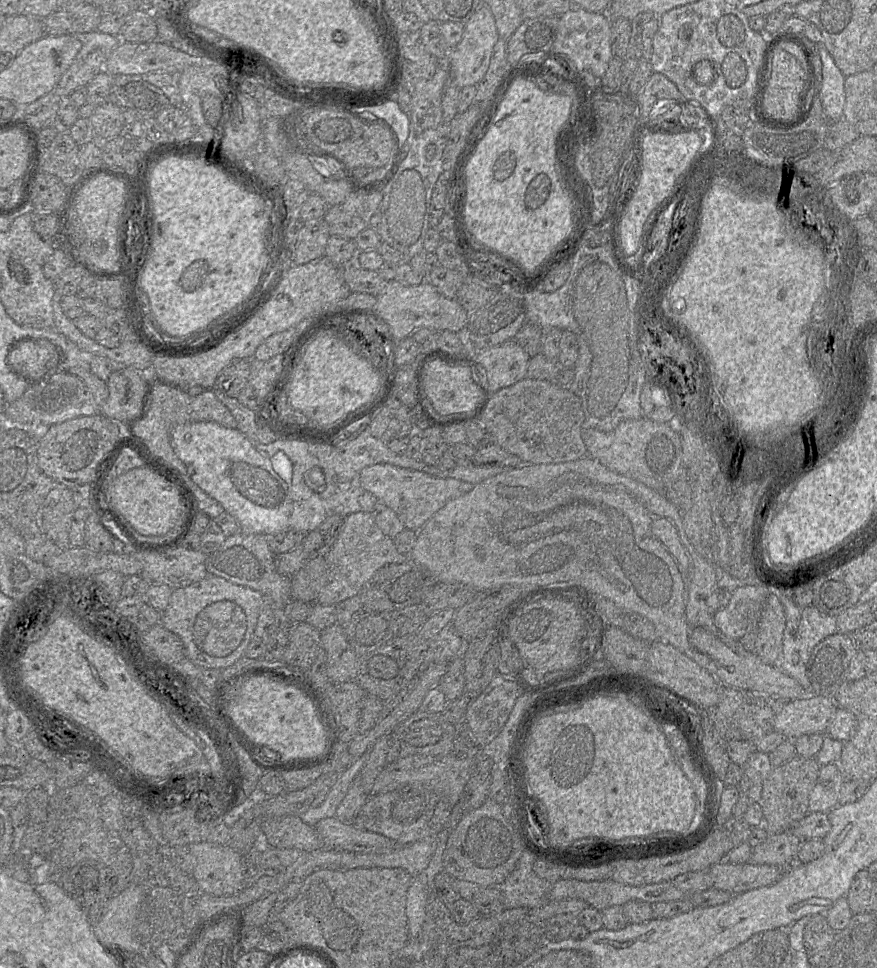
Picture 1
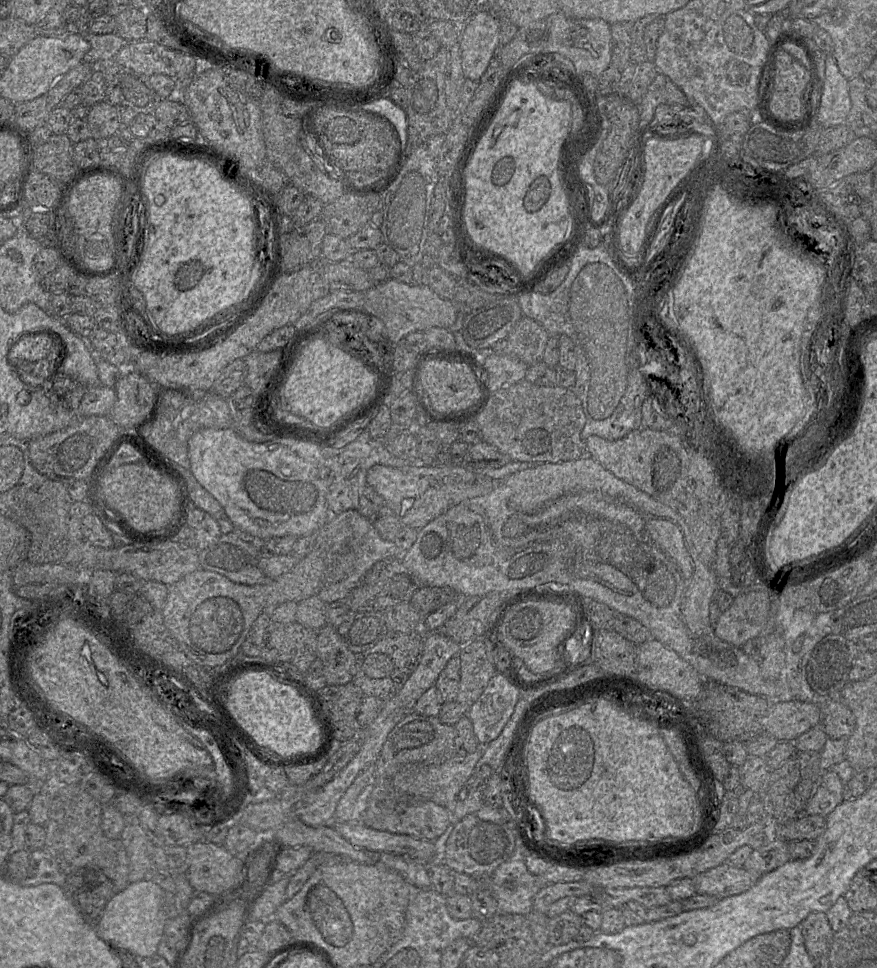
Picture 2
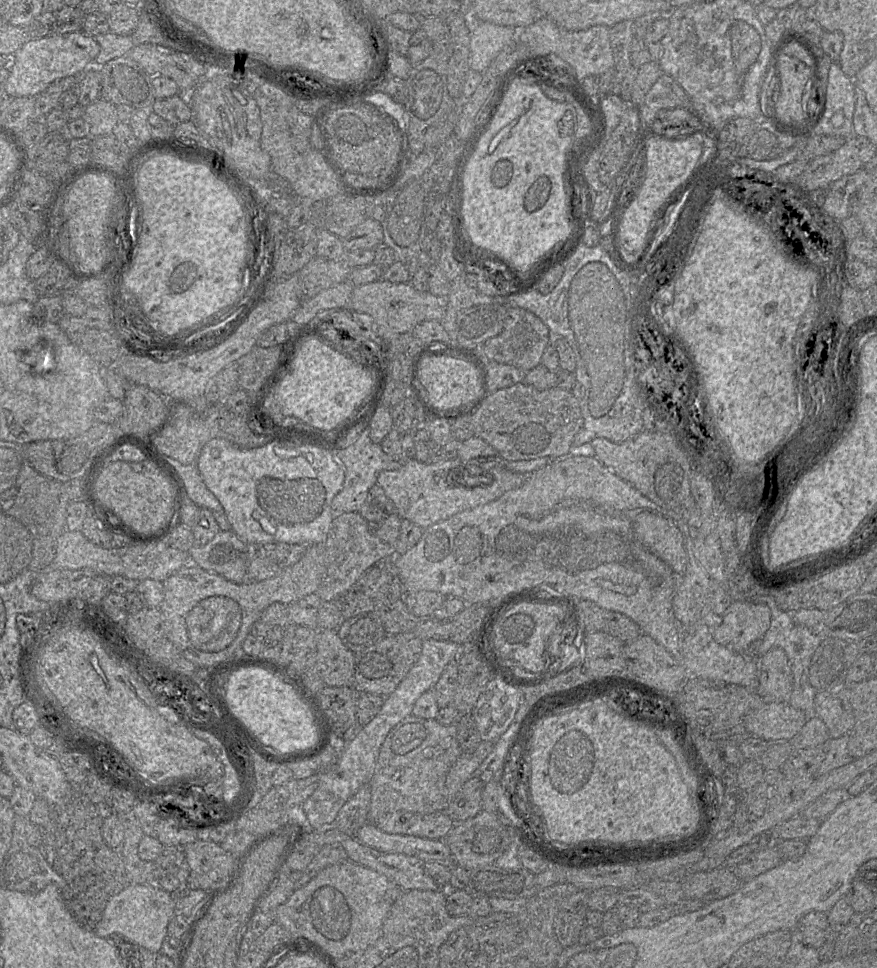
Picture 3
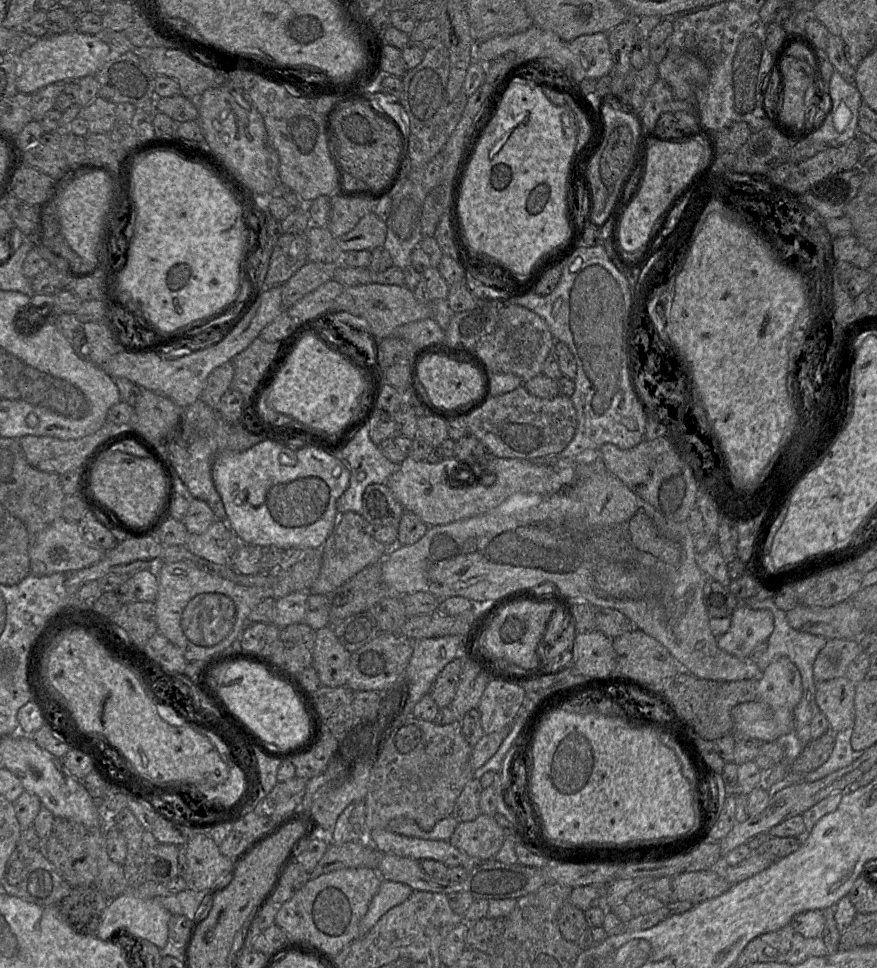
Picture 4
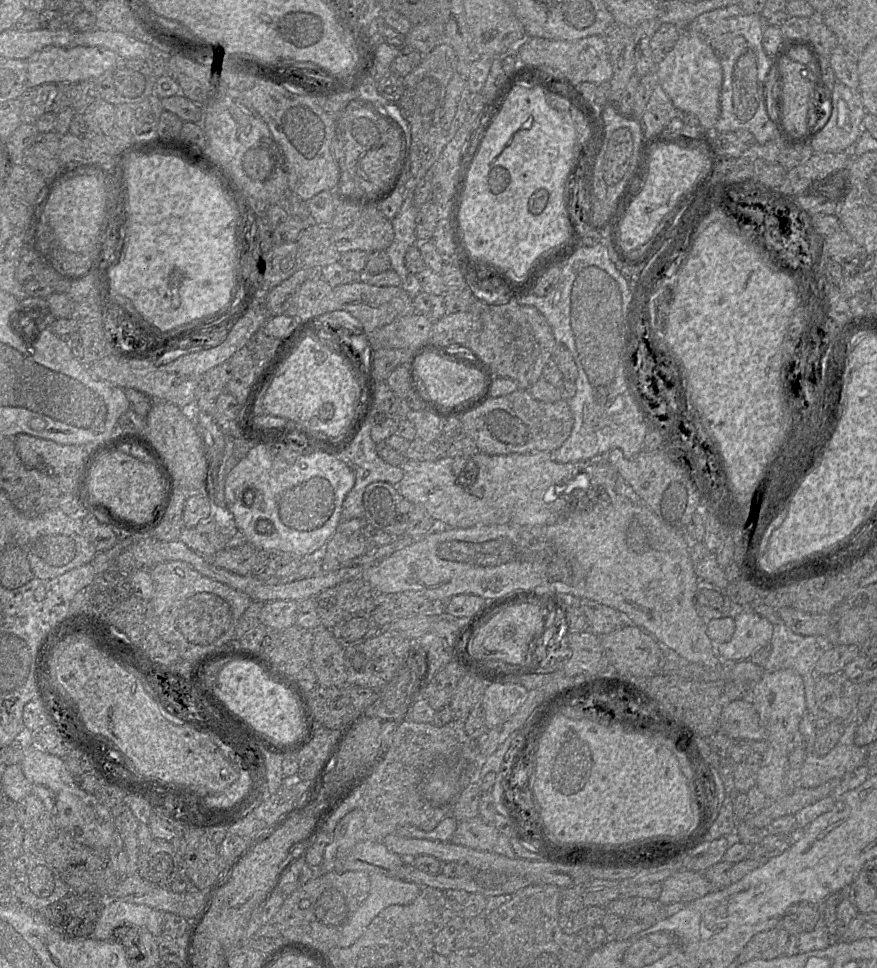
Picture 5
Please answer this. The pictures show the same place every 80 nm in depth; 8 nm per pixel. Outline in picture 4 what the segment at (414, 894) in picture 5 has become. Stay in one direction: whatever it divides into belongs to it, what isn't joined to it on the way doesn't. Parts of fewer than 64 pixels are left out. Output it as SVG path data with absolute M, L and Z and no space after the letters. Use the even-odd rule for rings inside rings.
M382 880L367 913L360 921L360 937L364 937L388 910L407 900L413 891L407 884Z

